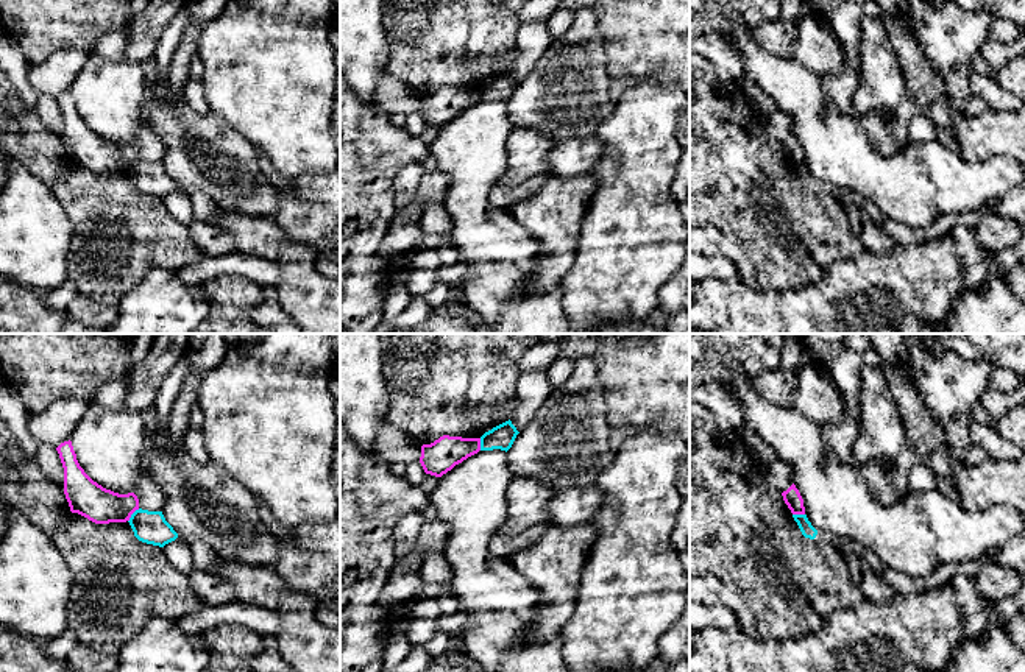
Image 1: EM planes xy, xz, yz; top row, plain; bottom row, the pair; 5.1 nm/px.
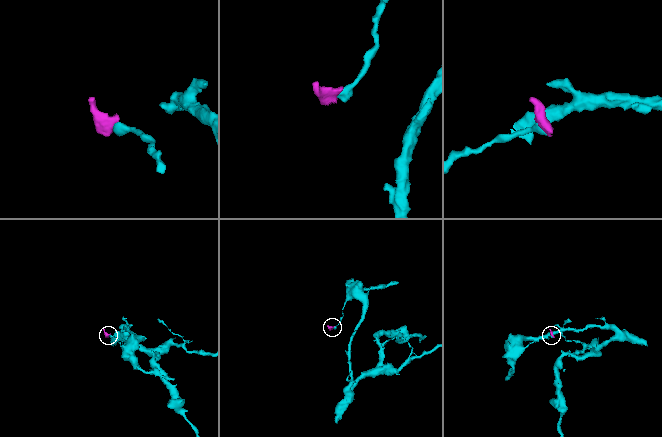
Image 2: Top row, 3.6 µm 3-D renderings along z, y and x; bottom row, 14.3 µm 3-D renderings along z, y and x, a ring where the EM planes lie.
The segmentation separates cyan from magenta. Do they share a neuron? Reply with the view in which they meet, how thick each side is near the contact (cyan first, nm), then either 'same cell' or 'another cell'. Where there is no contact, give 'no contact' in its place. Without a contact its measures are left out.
xy | 170/190 nm | another cell

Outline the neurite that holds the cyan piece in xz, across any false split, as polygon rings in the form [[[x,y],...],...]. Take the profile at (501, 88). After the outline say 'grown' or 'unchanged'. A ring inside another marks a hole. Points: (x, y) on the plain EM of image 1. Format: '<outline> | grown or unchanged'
[[[509,70],[481,87],[481,101],[501,100],[507,103],[512,98],[518,84],[520,83]]] | unchanged

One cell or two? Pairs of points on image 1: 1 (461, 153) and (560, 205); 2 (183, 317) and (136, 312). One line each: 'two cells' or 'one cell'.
1: two cells
2: one cell

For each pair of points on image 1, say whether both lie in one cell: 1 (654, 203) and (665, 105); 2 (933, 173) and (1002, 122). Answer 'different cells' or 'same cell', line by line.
1: same cell
2: different cells

